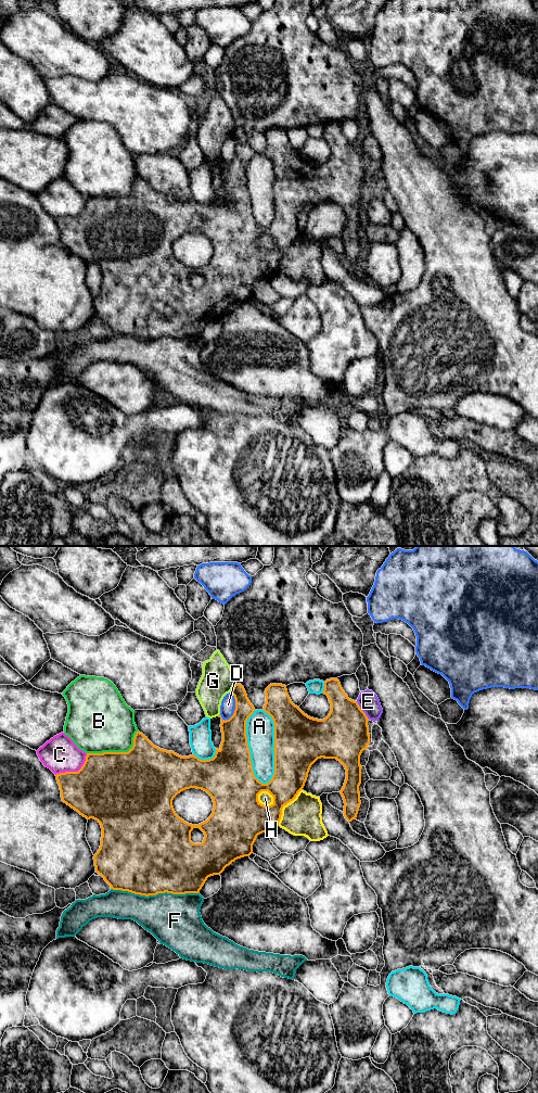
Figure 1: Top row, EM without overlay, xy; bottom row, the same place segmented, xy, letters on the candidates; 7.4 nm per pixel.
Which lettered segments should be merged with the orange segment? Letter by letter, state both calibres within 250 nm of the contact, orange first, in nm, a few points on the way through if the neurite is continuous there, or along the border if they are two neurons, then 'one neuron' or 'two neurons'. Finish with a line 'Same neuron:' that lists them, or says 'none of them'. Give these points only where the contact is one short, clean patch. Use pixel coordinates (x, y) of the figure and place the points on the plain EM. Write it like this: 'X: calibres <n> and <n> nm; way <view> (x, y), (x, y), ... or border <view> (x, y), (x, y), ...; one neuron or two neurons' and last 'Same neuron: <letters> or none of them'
A: calibres 380 and 200 nm; two neurons
B: calibres 500 and 440 nm; two neurons
C: calibres 460 and 260 nm; two neurons
D: calibres 190 and 110 nm; two neurons
E: calibres 360 and 150 nm; border xy (356, 145), (369, 163); two neurons
F: calibres 500 and 380 nm; two neurons
G: calibres 140 and 240 nm; border xy (235, 127), (230, 136); two neurons
H: calibres 400 and 100 nm; two neurons
Same neuron: none of them

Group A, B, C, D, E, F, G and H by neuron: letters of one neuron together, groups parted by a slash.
A / B / C / D / E / F / G H

